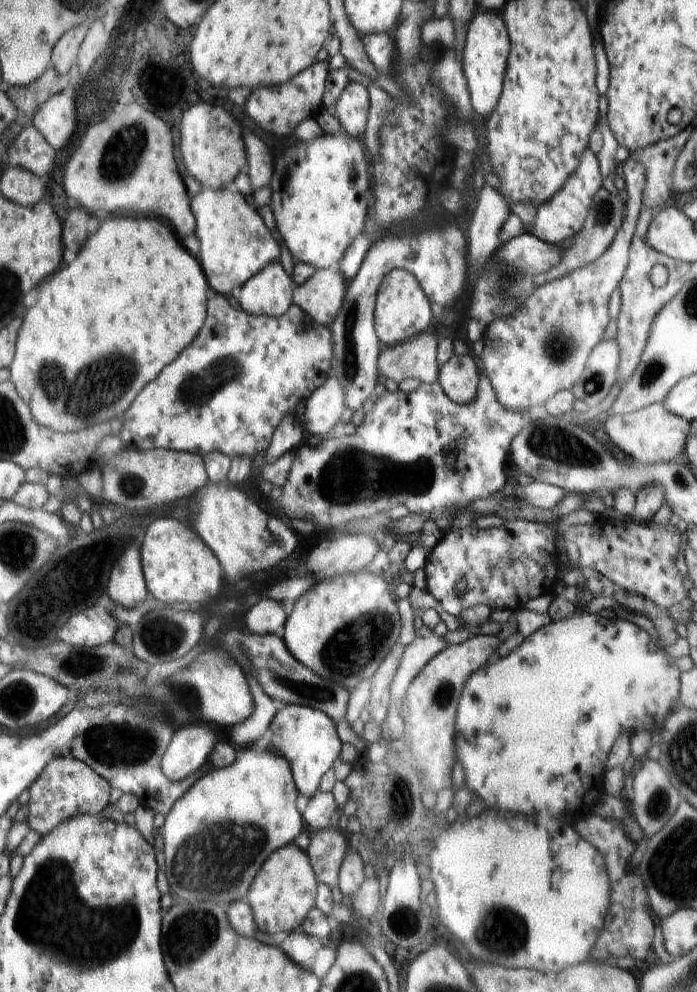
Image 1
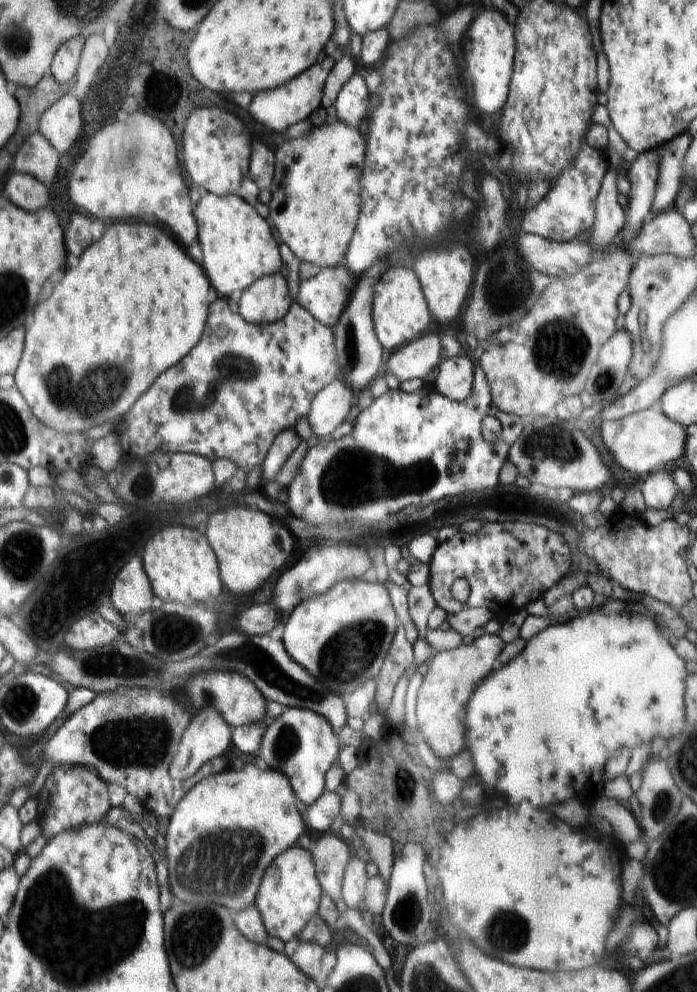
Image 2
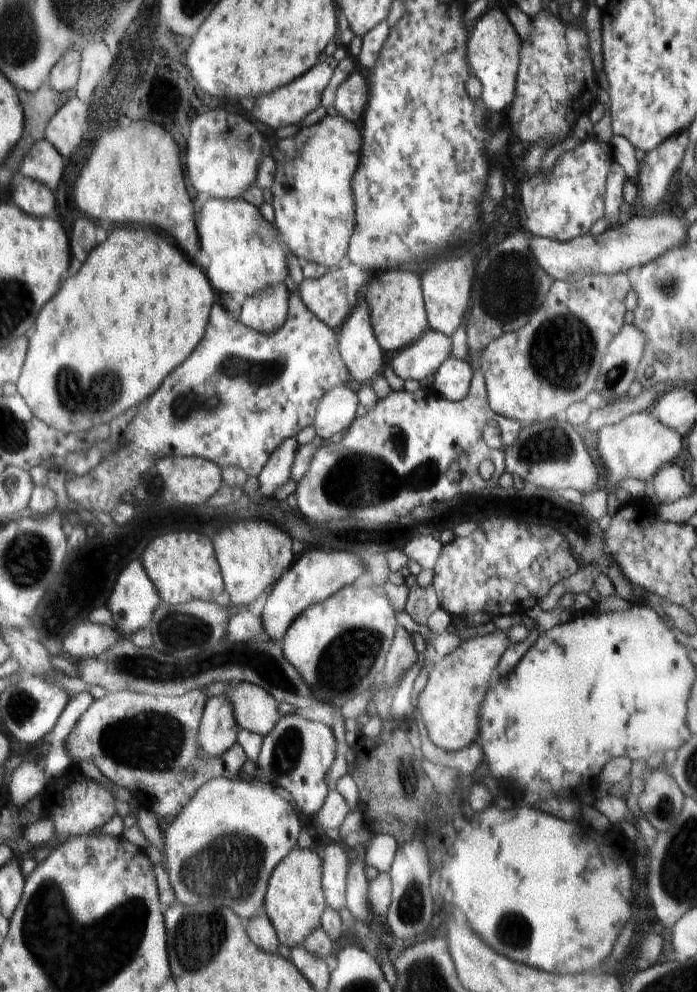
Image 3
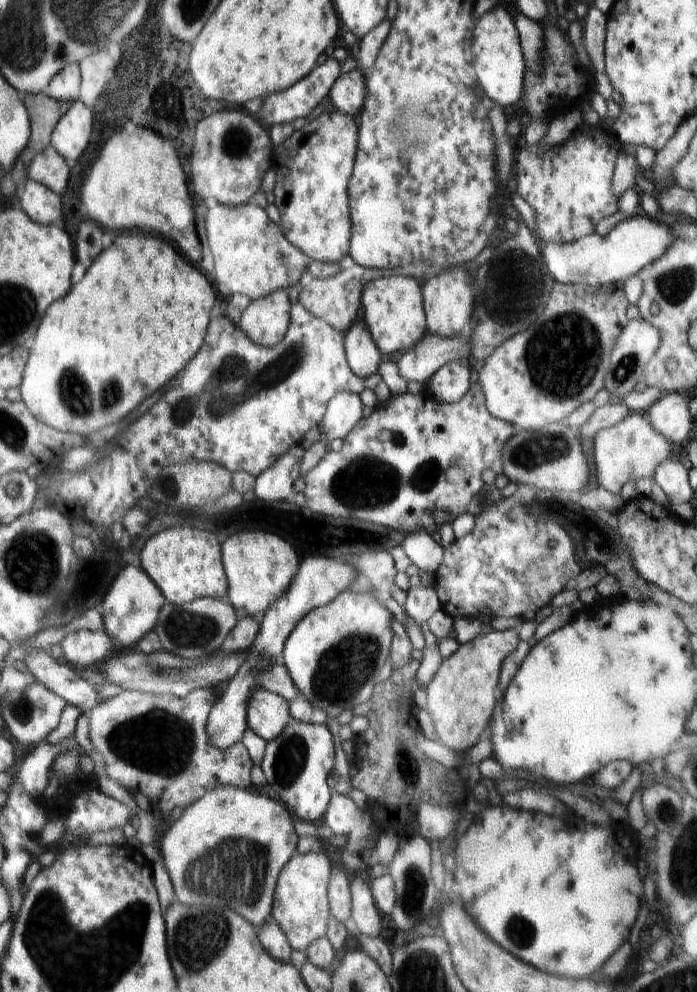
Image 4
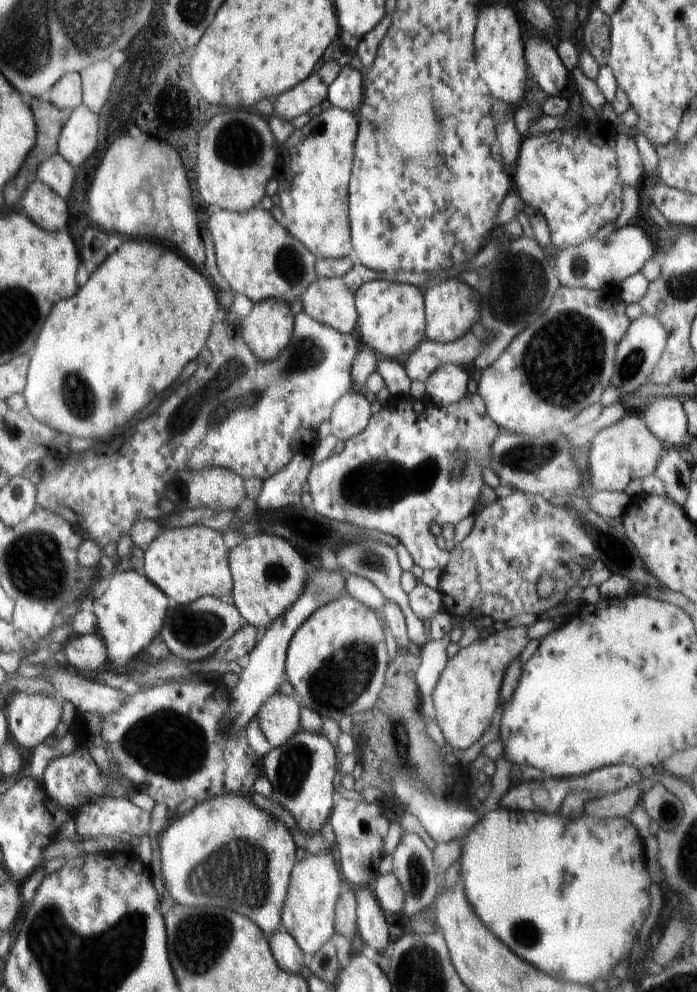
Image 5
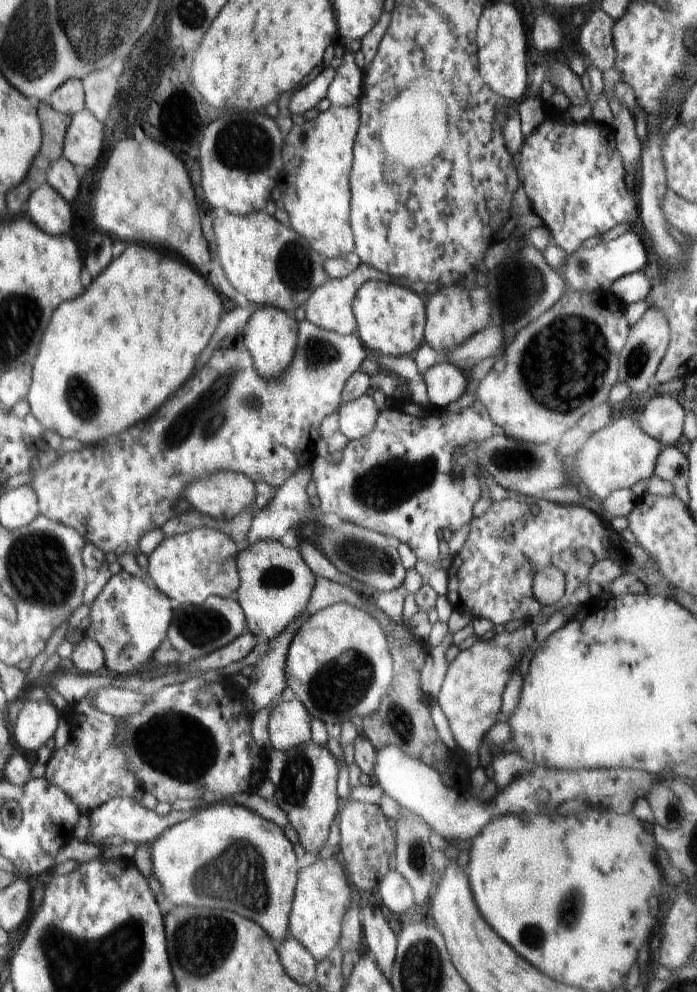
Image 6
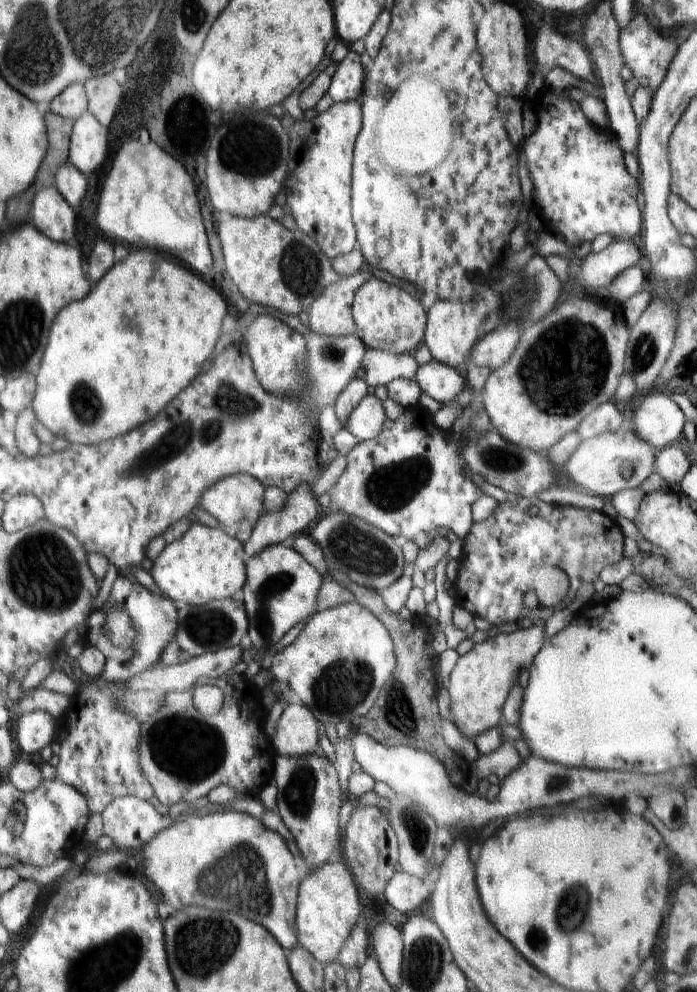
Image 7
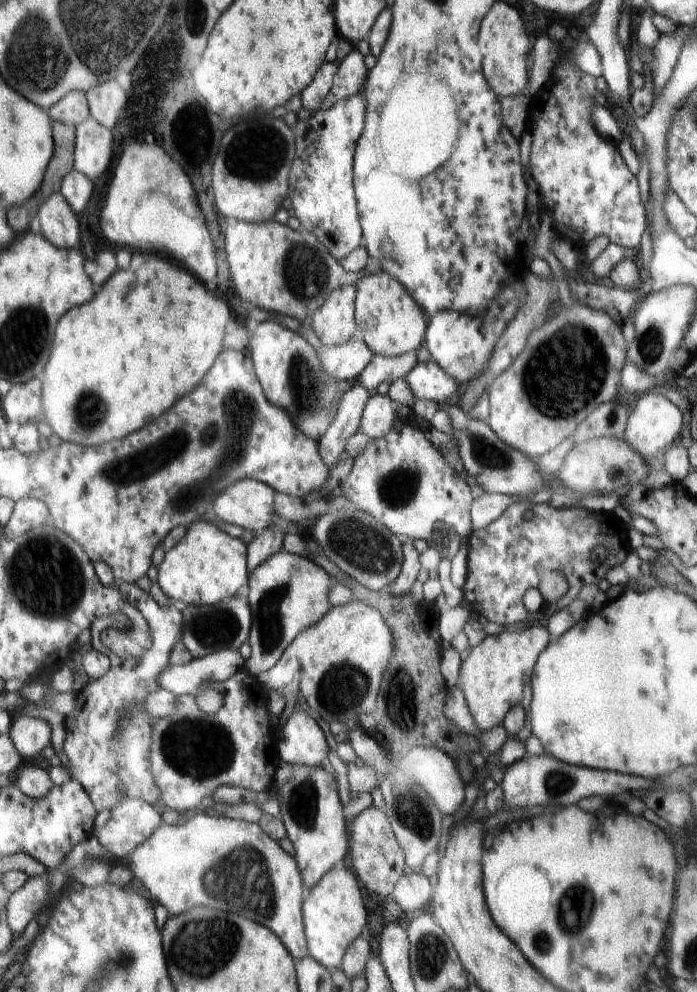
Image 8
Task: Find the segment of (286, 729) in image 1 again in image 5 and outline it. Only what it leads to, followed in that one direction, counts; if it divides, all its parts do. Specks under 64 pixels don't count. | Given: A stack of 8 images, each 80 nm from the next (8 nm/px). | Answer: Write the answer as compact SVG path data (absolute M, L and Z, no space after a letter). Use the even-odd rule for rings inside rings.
M298 731L282 746L273 749L263 757L263 774L272 784L270 800L278 802L282 808L290 811L297 826L304 834L313 836L323 834L324 824L332 814L337 794L334 790L336 774L336 755L332 743L324 734L309 734Z

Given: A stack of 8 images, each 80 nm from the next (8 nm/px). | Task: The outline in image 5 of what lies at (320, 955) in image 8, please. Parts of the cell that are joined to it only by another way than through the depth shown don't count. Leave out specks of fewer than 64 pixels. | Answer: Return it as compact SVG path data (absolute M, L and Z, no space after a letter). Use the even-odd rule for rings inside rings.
M334 852L309 854L292 868L281 928L292 936L308 959L335 934L335 908L341 895L342 879Z

